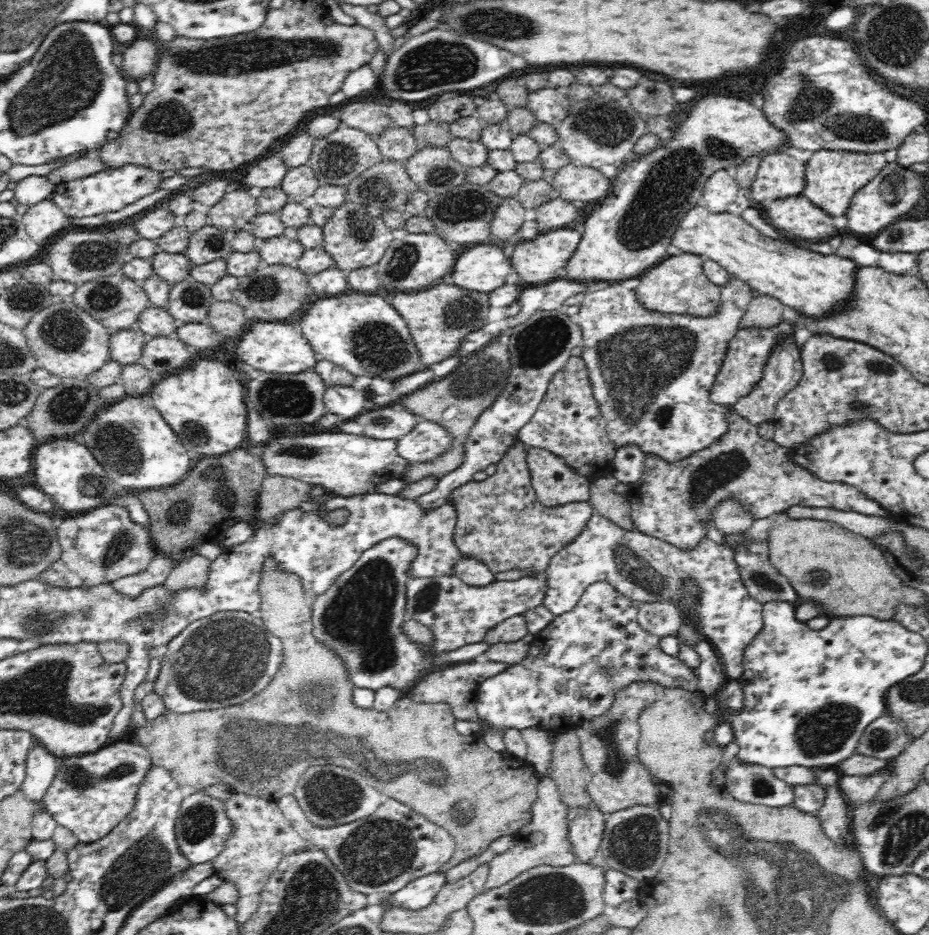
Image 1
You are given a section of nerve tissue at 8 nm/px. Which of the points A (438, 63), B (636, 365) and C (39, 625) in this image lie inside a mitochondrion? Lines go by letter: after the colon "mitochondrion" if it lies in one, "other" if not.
A: mitochondrion
B: mitochondrion
C: mitochondrion

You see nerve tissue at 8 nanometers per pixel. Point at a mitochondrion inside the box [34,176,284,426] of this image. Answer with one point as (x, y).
(63, 330)

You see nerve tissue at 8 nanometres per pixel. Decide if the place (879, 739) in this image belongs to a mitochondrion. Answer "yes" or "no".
yes

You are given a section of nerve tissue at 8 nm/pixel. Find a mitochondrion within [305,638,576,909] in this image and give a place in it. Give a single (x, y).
(377, 852)

